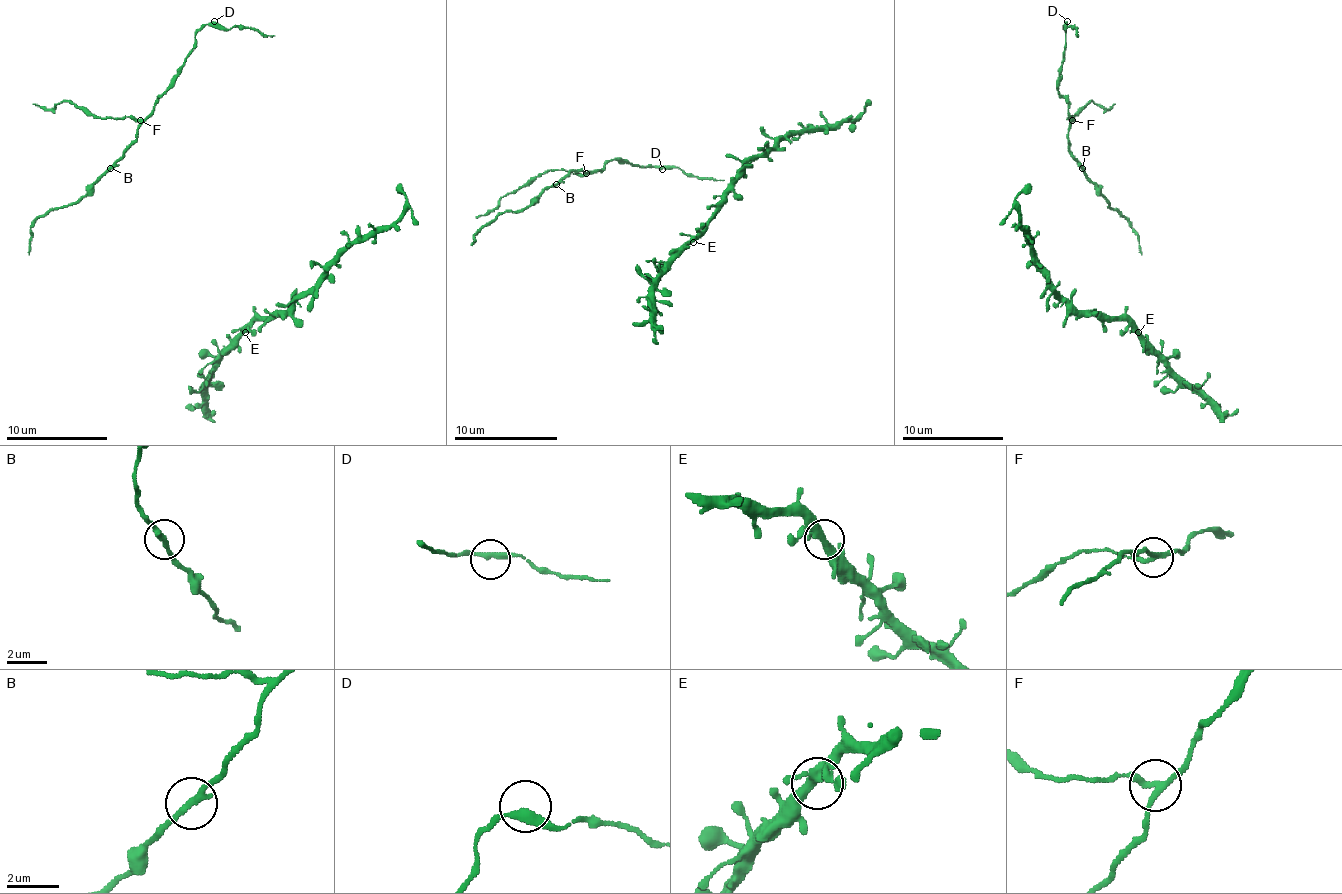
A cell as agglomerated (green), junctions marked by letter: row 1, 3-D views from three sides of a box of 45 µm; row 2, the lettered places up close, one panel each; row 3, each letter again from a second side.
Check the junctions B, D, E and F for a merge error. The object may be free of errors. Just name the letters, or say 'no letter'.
F

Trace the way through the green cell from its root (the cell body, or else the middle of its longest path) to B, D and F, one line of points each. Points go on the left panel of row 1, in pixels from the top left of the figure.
B: (93, 196), (93, 185), (110, 168)
D: (93, 196), (93, 185), (123, 155), (136, 137), (138, 125), (194, 46), (194, 36), (214, 21)
F: (93, 196), (93, 185), (123, 155), (123, 150), (136, 137), (141, 120)

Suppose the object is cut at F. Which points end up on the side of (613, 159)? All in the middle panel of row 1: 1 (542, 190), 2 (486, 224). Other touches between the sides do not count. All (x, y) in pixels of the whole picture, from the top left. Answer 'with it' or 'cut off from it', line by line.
1: with it
2: with it

